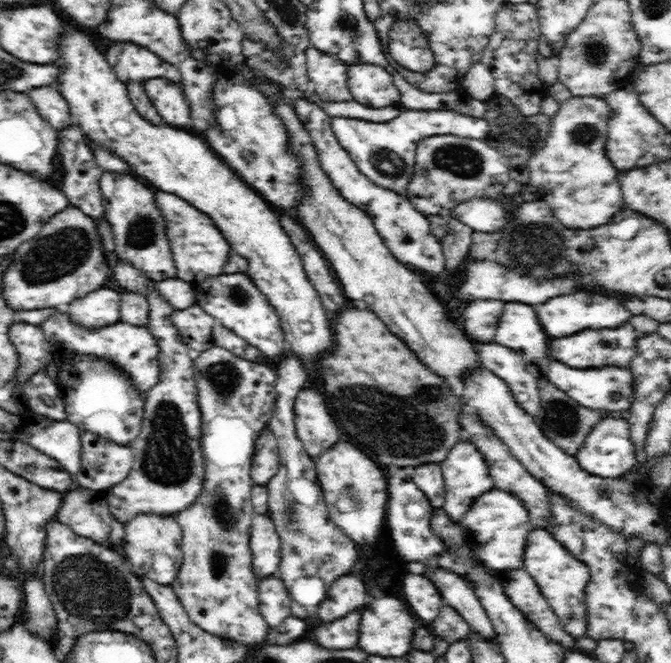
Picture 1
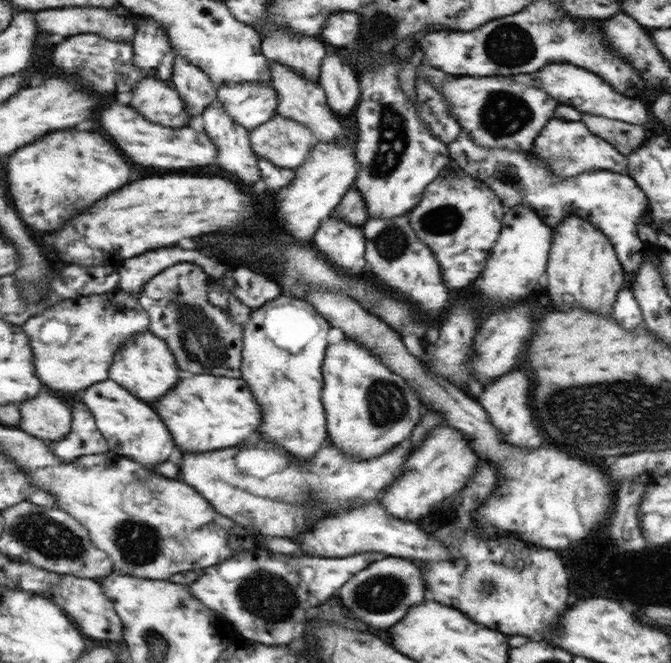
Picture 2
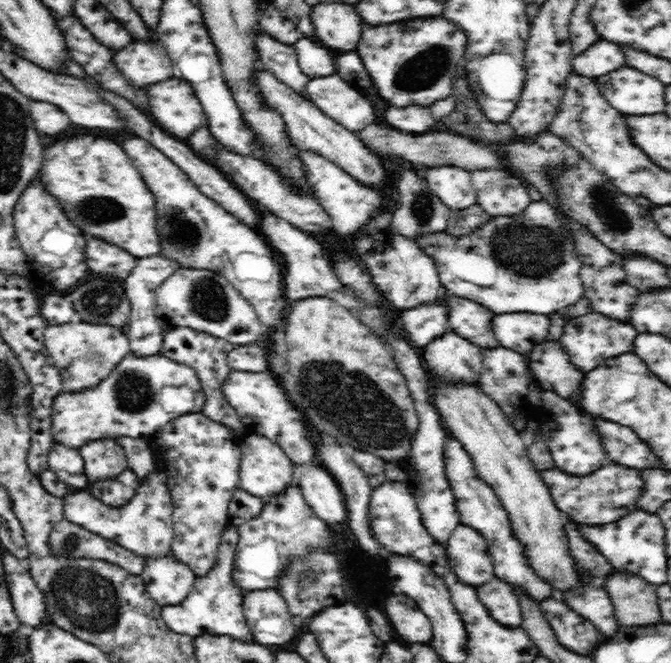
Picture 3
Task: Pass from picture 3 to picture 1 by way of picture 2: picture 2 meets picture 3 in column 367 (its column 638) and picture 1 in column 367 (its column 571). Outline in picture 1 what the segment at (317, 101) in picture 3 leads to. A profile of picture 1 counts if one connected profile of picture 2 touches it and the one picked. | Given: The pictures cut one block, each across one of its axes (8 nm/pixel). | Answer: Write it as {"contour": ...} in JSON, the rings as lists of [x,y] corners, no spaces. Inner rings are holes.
{"contour":[[[349,65],[347,82],[353,100],[368,108],[398,104],[400,96],[392,84],[392,72],[382,66]]]}

